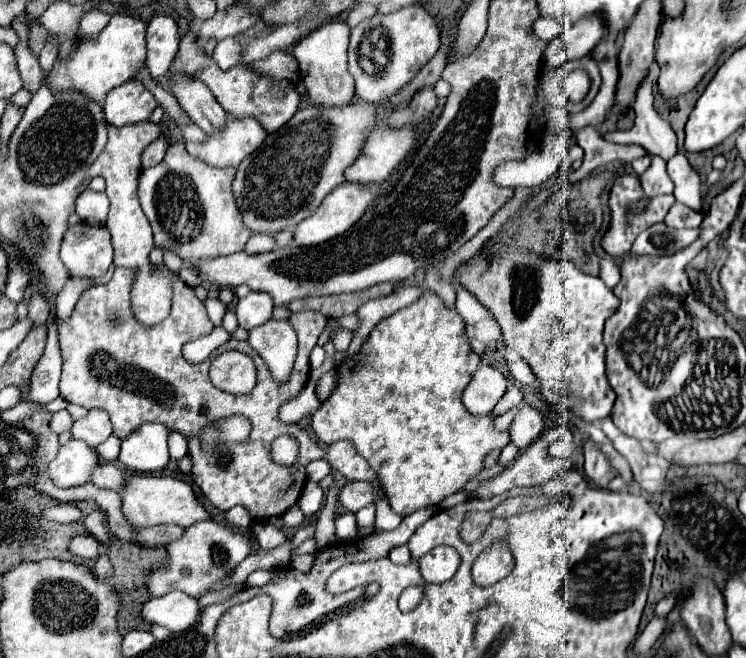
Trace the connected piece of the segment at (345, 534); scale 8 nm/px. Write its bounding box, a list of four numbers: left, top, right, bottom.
[335,512,359,542]

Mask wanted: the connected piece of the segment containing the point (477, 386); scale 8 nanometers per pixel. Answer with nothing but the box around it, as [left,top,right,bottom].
[463,366,507,416]

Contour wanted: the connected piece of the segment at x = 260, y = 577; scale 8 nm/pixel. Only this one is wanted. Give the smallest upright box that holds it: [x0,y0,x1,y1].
[246,569,276,586]

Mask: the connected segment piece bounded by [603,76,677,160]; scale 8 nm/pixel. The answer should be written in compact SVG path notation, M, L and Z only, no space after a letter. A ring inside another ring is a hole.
M647 76L637 88L633 104L637 118L633 130L627 132L613 130L603 134L603 138L615 144L641 144L643 148L647 148L649 154L657 154L663 160L669 160L673 154L677 154L677 136L671 130L671 126L655 112L653 102L655 102L655 84L653 78Z

